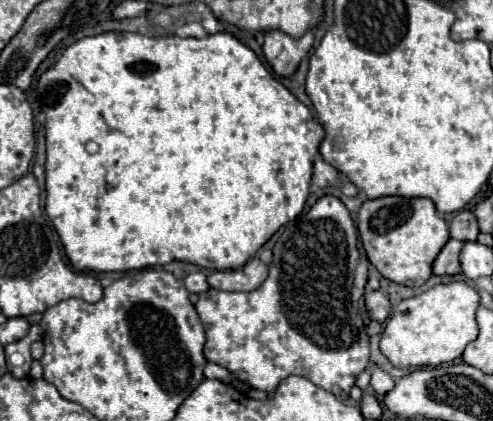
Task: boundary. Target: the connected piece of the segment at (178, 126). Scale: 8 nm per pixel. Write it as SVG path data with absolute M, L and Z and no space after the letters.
M104 32L88 36L60 56L60 60L38 76L36 84L42 110L46 112L45 204L71 268L77 272L126 272L174 260L190 262L210 270L230 270L244 266L284 224L296 221L308 198L312 164L324 140L324 128L314 120L310 108L302 104L264 68L258 56L228 32L208 34L206 38L156 36L148 38L134 32Z

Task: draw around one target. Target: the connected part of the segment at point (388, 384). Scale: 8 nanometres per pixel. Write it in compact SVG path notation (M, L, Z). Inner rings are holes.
M374 366L370 384L372 384L372 388L374 388L374 392L376 392L378 396L384 396L386 392L390 392L390 390L394 388L394 380L392 380L382 368L378 368L378 366Z

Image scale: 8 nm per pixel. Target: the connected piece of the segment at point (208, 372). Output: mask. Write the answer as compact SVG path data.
M206 364L204 376L212 378L212 380L220 380L220 382L230 382L230 372L218 364Z

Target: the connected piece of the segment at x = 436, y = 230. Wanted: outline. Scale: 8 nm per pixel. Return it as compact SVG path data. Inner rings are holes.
M384 196L366 200L358 214L358 230L364 250L376 270L402 286L422 286L432 276L432 262L450 240L446 222L436 214L428 198Z

